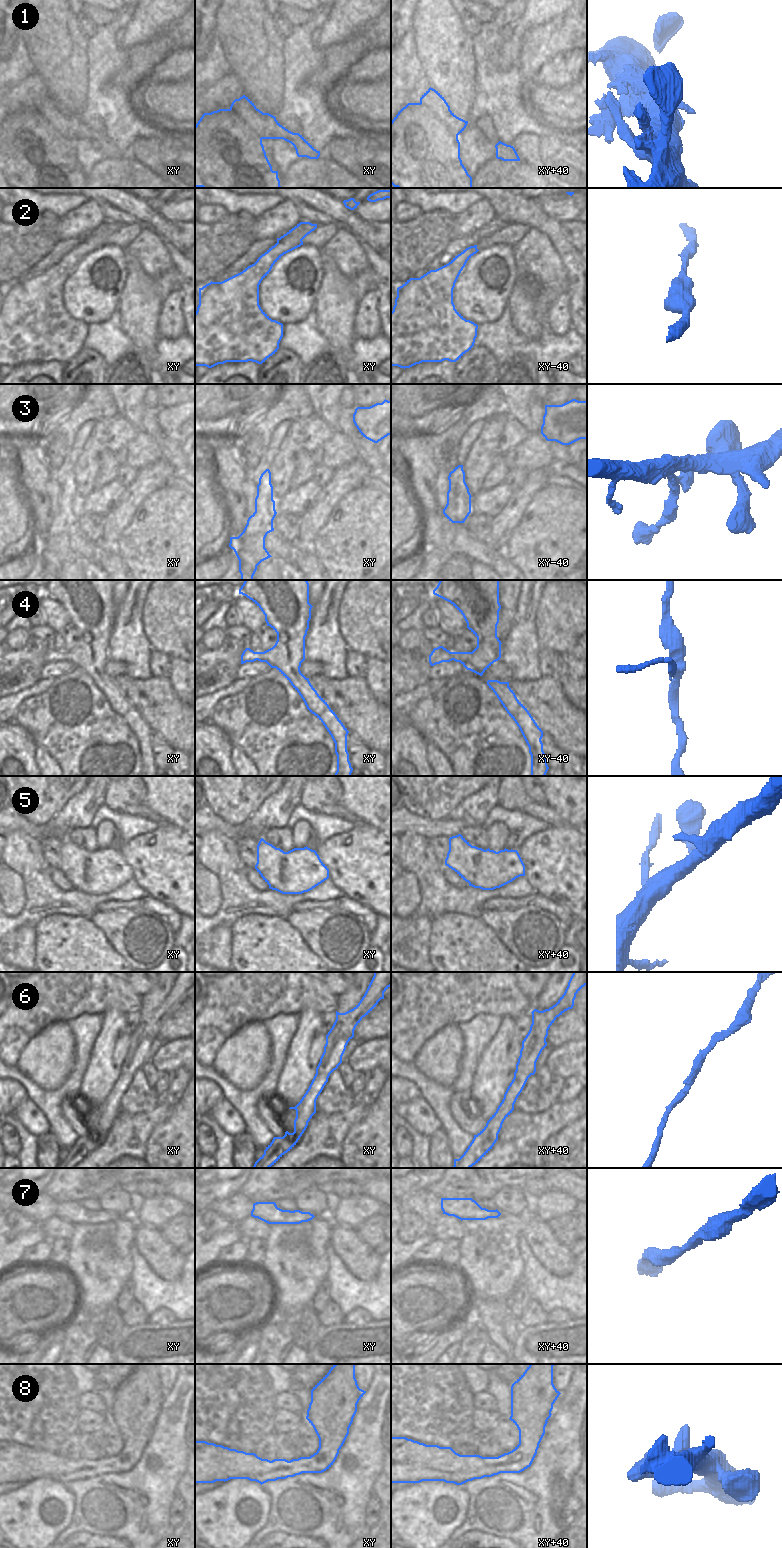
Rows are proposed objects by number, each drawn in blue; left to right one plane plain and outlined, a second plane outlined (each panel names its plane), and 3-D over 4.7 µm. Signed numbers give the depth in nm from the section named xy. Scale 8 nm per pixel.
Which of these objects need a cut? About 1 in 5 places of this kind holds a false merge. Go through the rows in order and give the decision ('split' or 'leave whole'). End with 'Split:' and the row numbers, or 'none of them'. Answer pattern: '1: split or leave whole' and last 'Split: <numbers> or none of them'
1: leave whole
2: leave whole
3: leave whole
4: leave whole
5: leave whole
6: leave whole
7: leave whole
8: leave whole
Split: none of them

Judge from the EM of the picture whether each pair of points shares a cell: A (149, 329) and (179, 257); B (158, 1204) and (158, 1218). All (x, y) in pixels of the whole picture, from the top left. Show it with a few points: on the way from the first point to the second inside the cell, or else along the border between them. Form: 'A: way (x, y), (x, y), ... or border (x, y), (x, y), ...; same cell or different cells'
A: border (173, 265), (180, 277), (181, 289); different cells
B: way (158, 1207), (158, 1215); same cell

